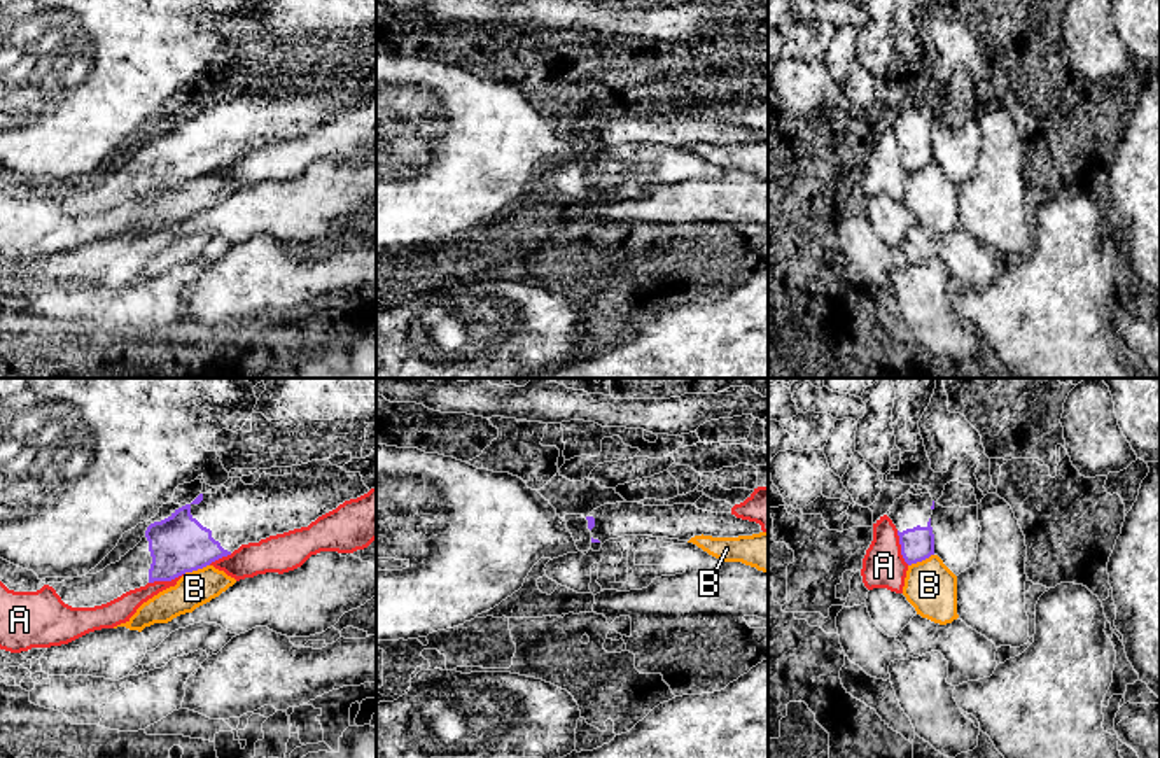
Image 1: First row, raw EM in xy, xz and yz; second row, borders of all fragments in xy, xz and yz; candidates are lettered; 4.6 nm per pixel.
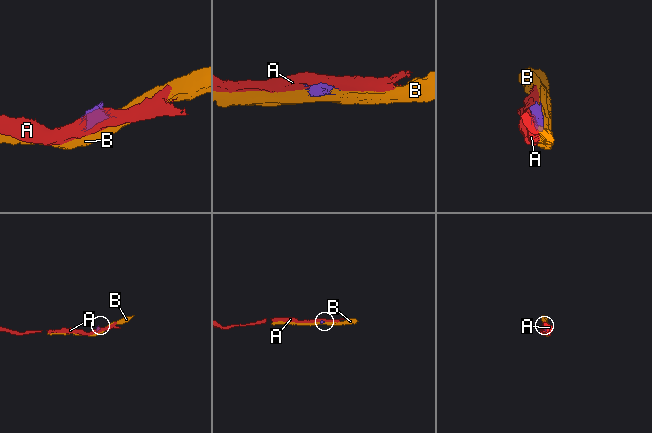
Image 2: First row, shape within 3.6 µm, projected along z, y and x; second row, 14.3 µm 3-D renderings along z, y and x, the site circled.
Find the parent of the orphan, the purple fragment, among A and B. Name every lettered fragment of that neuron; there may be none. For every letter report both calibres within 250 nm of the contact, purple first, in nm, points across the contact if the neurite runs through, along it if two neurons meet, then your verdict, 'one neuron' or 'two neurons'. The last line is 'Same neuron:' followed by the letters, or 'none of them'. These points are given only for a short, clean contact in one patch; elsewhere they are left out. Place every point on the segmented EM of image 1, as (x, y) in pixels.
A: 260/120 nm | two neurons
B: 260/160 nm | two neurons
Same neuron: none of them

